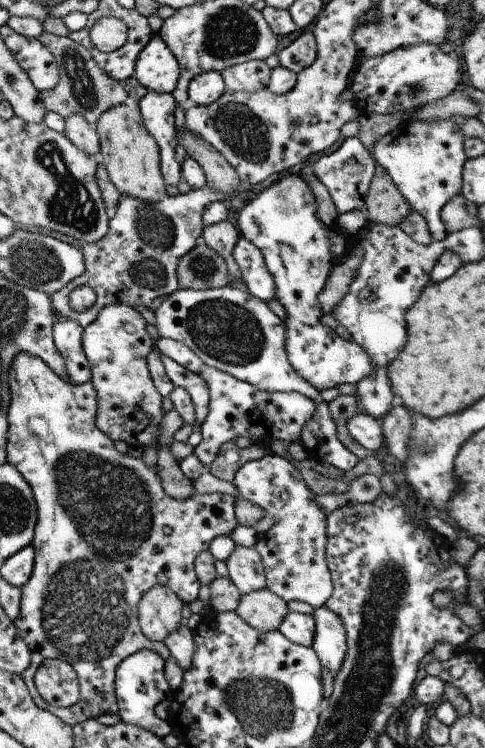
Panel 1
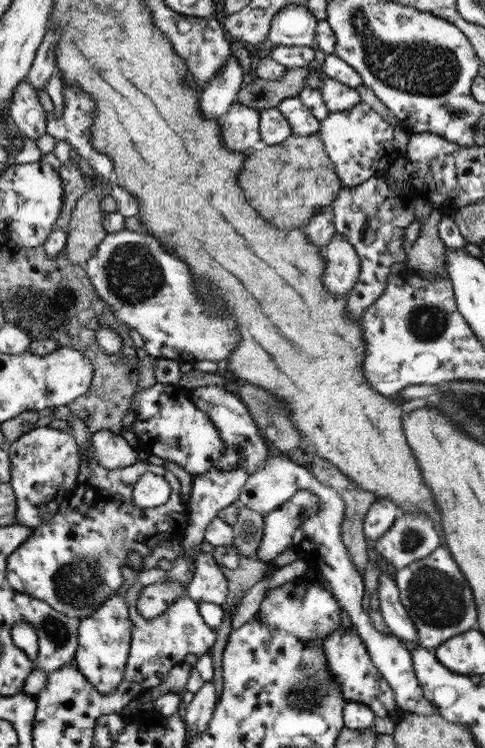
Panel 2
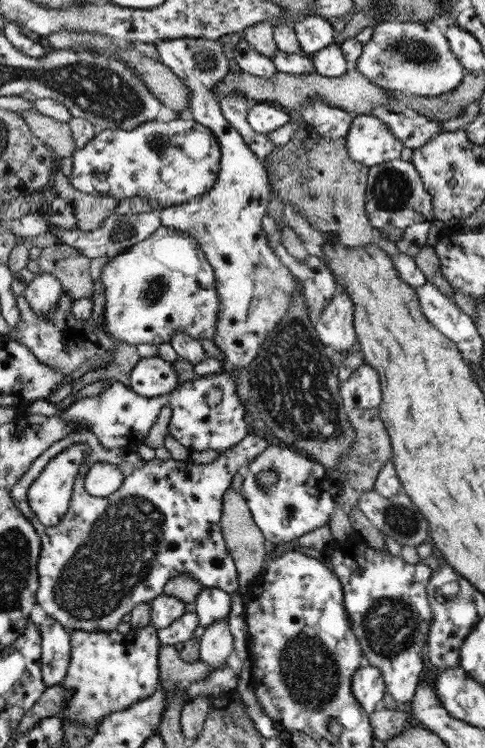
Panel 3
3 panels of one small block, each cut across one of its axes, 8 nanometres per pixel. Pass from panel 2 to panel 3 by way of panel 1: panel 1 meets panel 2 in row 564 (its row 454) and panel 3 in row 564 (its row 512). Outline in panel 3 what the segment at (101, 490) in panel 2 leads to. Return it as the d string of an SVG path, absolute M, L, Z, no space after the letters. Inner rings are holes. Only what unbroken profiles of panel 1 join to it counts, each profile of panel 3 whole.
M78 429L68 436L56 441L46 452L43 452L22 479L11 490L12 500L19 509L28 516L34 514L32 525L36 524L39 536L44 536L44 556L40 559L40 606L47 616L54 617L69 631L110 632L116 631L126 614L130 614L138 604L150 603L163 594L164 586L179 574L187 572L204 587L225 590L230 596L241 592L238 567L234 563L230 549L227 547L220 518L223 518L223 500L230 490L233 476L243 472L248 464L254 462L260 454L270 446L264 437L250 433L246 439L236 446L221 453L220 457L207 464L196 464L191 460L174 459L142 460L134 453L134 449L105 449L100 439L90 429ZM76 443L84 443L91 448L81 468L101 459L102 462L115 464L124 473L122 486L106 498L98 498L88 494L84 486L84 474L80 475L73 486L73 493L67 513L61 518L58 526L38 526L38 517L28 502L28 491L31 484L46 470L49 462L56 459L68 447Z

